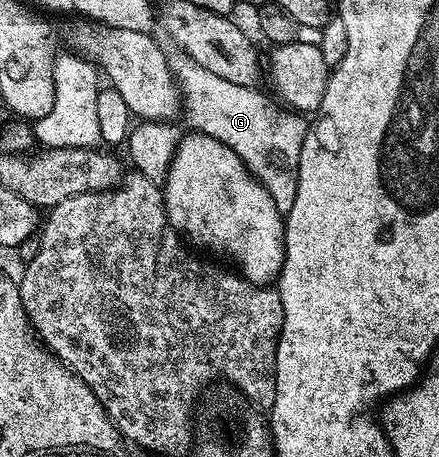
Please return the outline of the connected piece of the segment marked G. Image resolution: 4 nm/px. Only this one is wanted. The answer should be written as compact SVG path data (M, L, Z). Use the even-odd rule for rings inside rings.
M201 74L205 78L205 86L209 86L209 98L201 98L201 106L197 110L205 110L205 129L200 133L211 136L231 148L241 158L242 165L255 178L265 191L273 198L277 209L287 212L295 200L295 188L297 187L297 173L299 172L299 156L303 148L305 134L311 129L310 123L304 122L304 117L298 113L282 110L279 112L263 95L260 89L251 86L231 84L231 80L223 80L223 76L214 74Z

